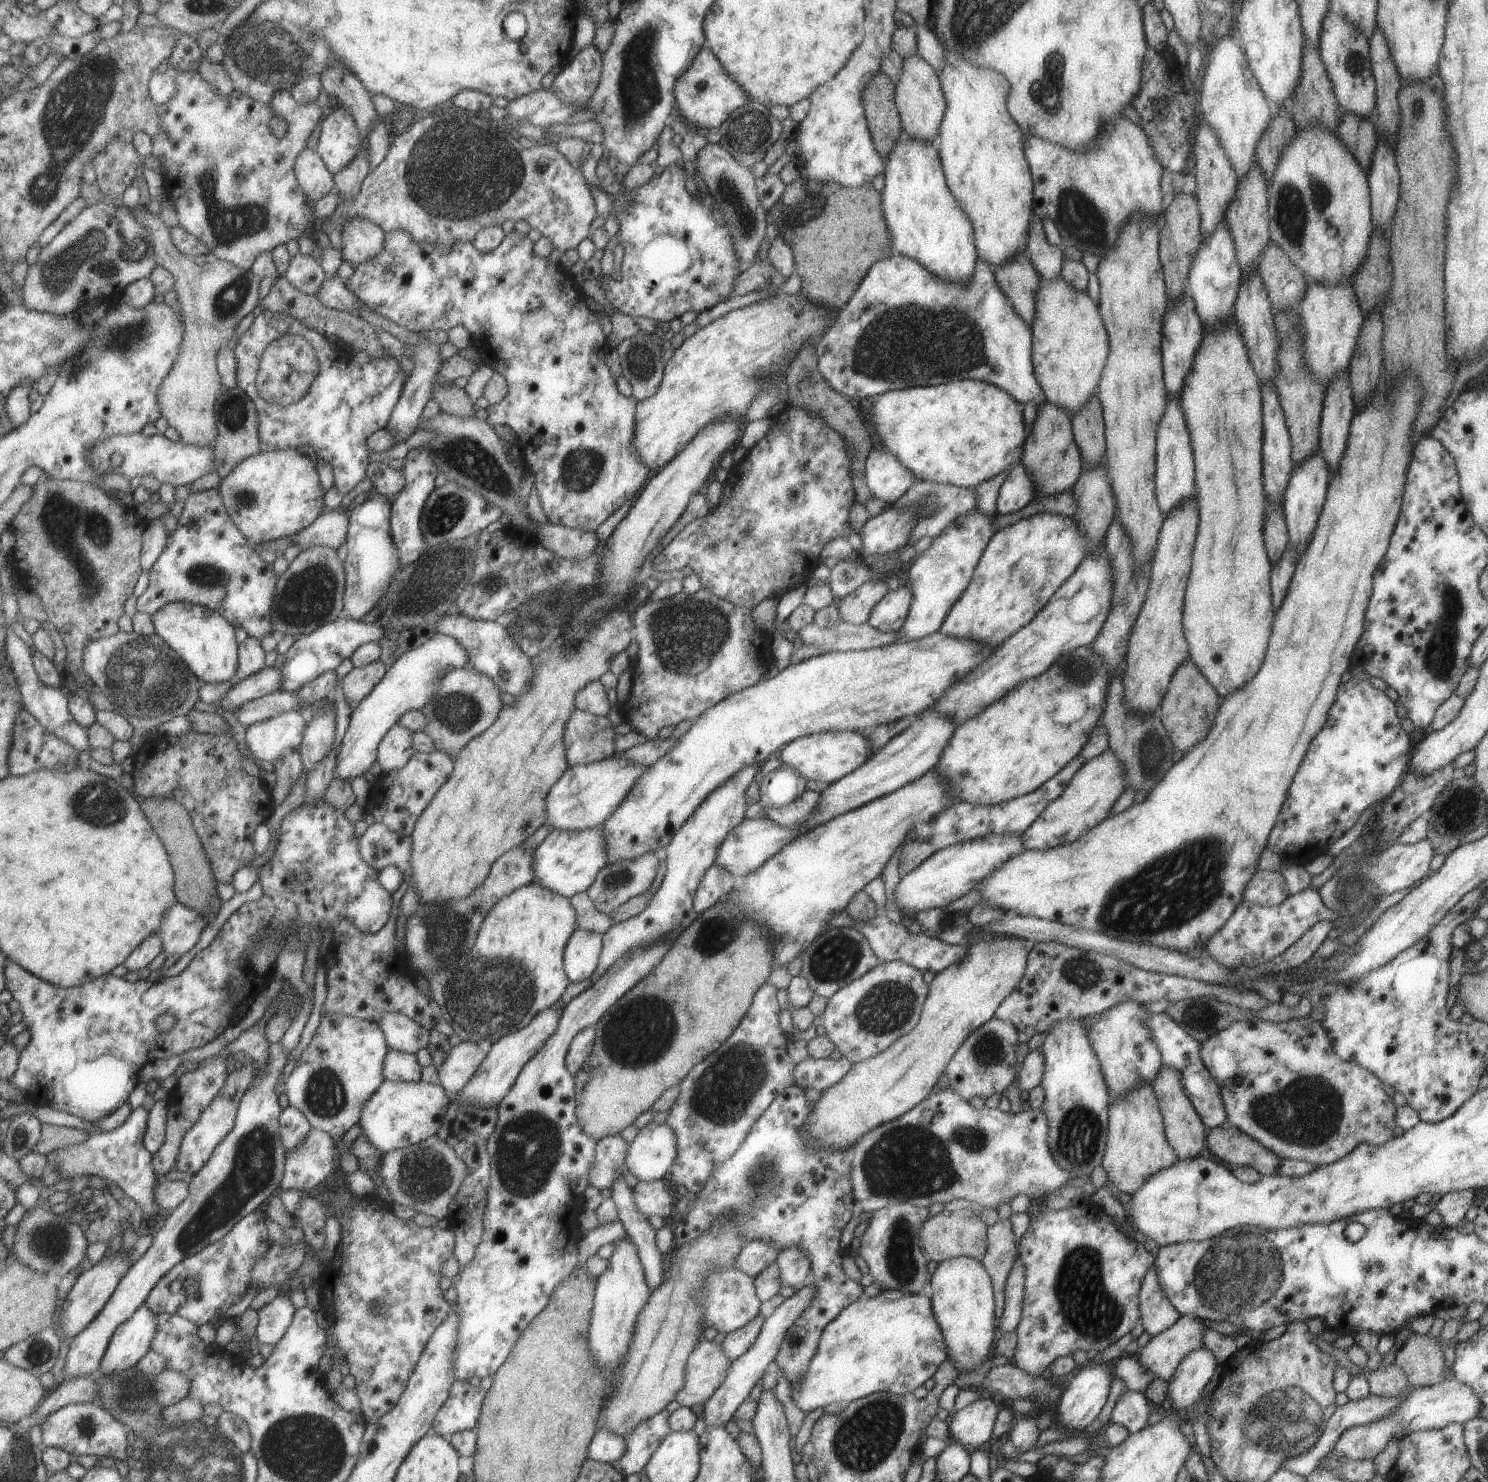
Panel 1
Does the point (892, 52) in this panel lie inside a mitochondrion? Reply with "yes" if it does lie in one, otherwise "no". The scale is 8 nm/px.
no

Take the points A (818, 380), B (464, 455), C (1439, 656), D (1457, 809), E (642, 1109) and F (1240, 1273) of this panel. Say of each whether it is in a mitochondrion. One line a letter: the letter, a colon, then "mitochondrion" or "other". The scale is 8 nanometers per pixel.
A: other
B: mitochondrion
C: mitochondrion
D: mitochondrion
E: other
F: mitochondrion

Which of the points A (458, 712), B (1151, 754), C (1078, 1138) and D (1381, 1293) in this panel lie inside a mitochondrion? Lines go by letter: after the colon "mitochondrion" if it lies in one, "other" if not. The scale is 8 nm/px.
A: mitochondrion
B: mitochondrion
C: mitochondrion
D: other

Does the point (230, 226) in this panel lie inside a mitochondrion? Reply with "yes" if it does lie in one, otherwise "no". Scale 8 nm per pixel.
yes

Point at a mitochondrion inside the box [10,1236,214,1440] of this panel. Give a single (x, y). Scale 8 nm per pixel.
(133, 1395)

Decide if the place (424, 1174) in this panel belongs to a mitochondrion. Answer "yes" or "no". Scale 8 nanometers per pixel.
yes

